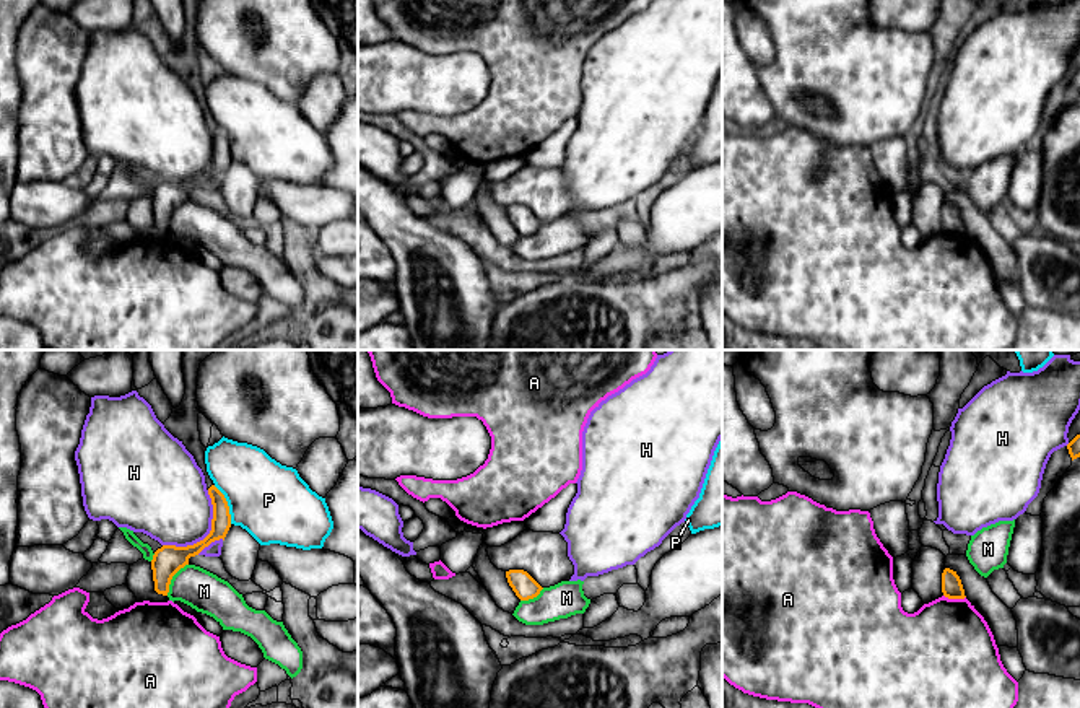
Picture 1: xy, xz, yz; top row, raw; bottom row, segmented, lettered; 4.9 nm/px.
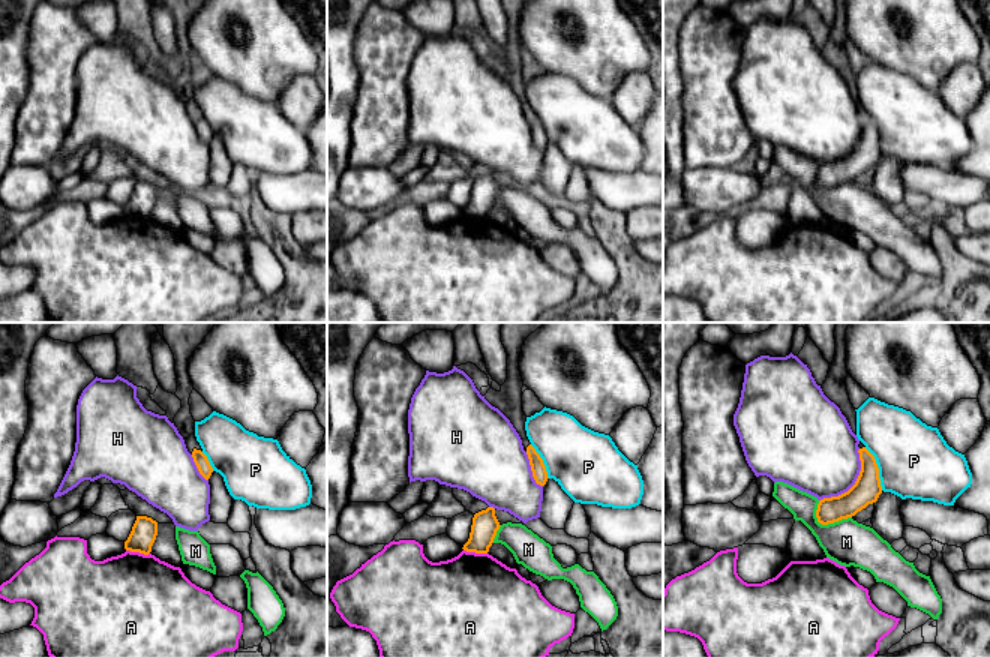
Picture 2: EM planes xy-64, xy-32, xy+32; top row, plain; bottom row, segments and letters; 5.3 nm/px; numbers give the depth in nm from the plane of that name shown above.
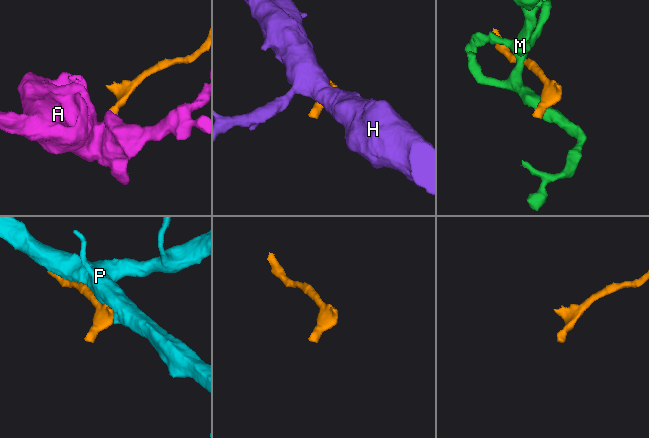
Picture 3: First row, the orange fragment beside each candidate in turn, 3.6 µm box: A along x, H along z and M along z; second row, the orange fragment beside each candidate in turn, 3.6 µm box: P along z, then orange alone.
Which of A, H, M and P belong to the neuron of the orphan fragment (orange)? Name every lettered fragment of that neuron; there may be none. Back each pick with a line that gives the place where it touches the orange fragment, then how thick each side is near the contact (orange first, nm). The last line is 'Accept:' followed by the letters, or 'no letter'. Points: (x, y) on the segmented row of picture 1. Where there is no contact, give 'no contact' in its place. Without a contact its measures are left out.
Accept: no letter

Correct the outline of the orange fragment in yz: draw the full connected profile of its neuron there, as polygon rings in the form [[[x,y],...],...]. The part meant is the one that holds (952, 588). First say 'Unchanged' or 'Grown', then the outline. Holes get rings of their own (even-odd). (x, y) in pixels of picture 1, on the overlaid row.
Grown. [[[947,555],[942,573],[942,592],[948,599],[968,599],[987,622],[995,645],[1018,648],[1017,620],[991,589],[987,579],[969,563],[966,555]]]

